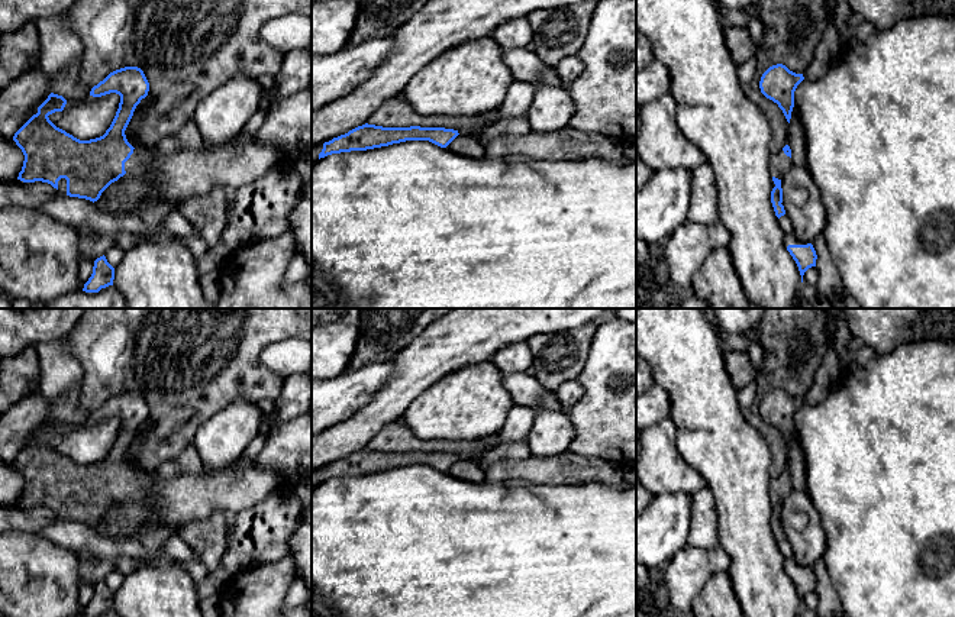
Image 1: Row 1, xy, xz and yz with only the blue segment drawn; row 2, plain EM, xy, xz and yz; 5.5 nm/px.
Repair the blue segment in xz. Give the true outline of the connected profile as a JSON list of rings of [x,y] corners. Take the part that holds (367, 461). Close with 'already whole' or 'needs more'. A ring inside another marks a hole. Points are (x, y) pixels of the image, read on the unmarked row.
[[[365,448],[325,466],[319,484],[332,478],[367,475],[406,465],[429,465],[441,472],[446,472],[458,459],[458,455],[445,452],[383,452]]]; already whole

